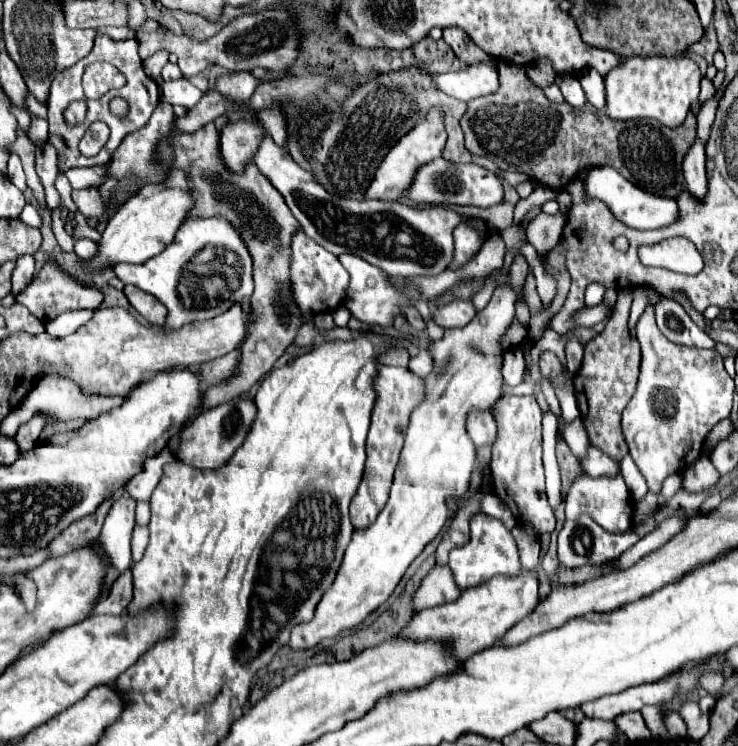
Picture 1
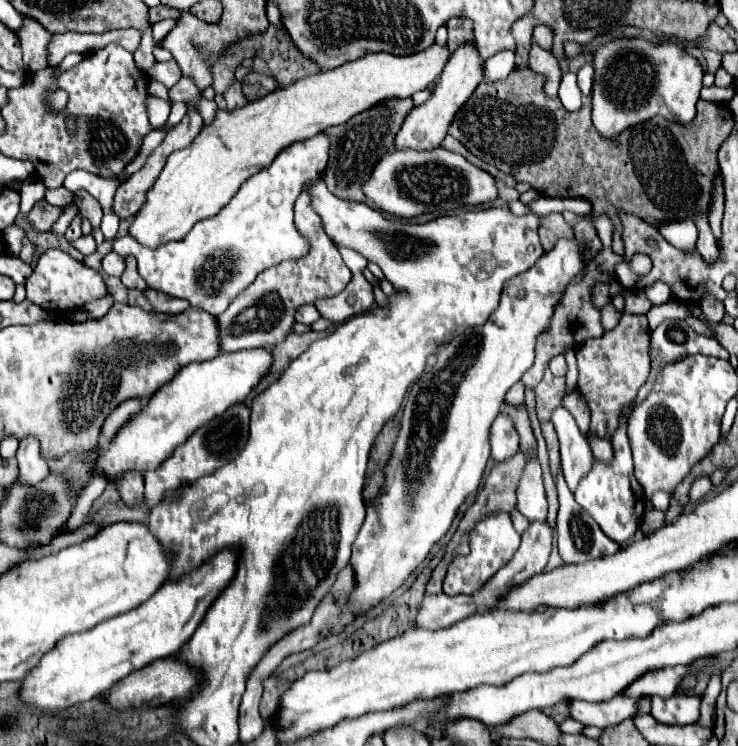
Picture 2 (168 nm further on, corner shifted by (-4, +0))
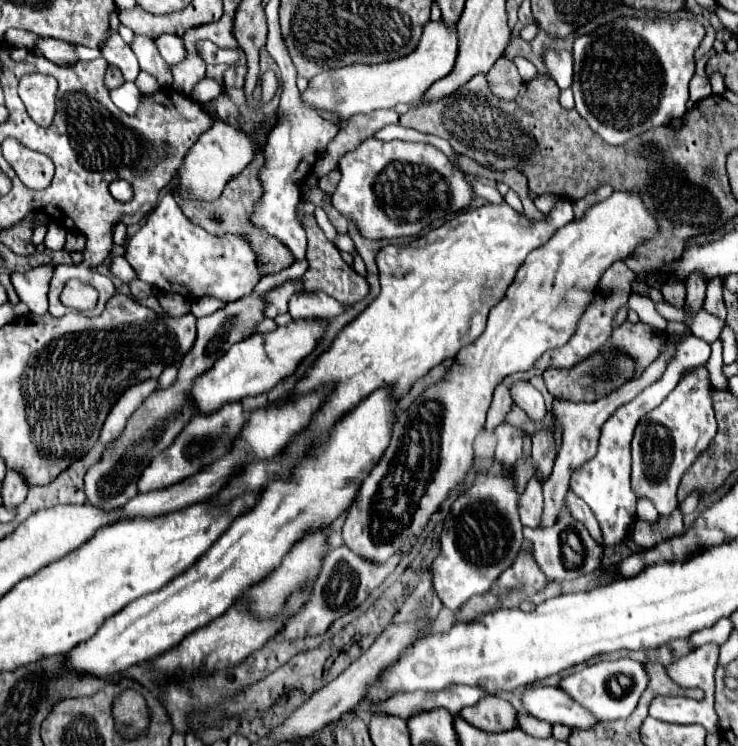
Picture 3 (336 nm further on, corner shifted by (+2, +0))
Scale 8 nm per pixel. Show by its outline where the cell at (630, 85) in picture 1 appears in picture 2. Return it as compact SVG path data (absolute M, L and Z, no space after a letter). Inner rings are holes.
M622 37L600 45L594 51L592 65L592 123L602 137L614 139L626 127L656 115L676 123L690 123L694 119L704 71L682 47L674 43L652 43L644 37Z

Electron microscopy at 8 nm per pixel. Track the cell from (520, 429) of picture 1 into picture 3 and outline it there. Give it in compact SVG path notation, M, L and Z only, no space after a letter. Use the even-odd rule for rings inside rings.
M536 477L528 481L524 495L520 497L520 519L526 527L538 527L542 517L542 487Z

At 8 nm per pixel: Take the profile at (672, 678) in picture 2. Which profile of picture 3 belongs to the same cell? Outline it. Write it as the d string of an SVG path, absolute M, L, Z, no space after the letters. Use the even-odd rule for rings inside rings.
M618 659L618 661L600 661L578 673L572 673L560 681L560 687L600 721L614 721L614 719L630 717L642 691L648 687L648 679L650 677L646 675L646 669L642 663L632 659Z

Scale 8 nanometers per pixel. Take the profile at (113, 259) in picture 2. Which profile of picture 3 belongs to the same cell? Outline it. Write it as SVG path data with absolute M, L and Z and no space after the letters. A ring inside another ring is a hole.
M112 255L112 257L110 257L110 273L112 273L114 277L122 279L124 283L136 279L134 269L130 267L130 263L128 263L122 255Z

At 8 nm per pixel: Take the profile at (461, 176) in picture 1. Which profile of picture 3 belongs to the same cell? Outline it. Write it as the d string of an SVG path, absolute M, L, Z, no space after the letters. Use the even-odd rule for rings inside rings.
M366 139L340 159L342 179L332 205L352 219L368 239L412 237L432 223L470 205L474 187L466 175L428 143Z

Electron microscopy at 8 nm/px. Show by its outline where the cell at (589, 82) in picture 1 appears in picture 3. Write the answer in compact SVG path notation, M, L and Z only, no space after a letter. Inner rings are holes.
M548 49L544 53L544 63L548 67L548 75L558 83L560 89L566 89L572 85L574 77L574 59L568 51L554 51Z

